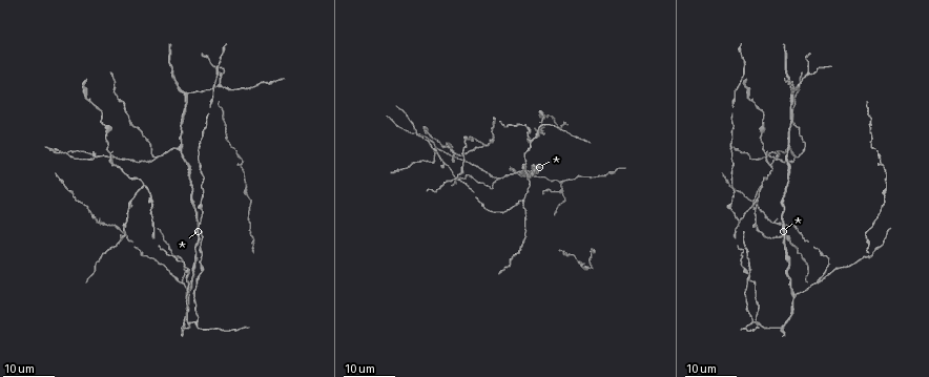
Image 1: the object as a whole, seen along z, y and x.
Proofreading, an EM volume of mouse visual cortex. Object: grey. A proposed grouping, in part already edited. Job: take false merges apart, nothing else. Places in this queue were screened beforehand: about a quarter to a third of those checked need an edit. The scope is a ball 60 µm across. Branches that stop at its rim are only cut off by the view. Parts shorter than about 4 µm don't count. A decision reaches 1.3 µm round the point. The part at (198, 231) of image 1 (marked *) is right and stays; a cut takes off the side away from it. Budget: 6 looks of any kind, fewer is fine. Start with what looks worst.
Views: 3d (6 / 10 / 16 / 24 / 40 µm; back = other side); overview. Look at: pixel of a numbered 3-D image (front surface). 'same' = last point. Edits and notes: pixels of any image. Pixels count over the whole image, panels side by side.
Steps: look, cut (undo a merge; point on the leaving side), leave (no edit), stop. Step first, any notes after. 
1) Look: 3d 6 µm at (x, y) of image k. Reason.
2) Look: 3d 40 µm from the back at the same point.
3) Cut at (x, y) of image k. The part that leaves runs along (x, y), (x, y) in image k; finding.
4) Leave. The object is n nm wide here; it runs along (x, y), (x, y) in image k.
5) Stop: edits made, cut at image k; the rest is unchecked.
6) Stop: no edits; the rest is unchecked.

Look: 3d 24 µm at (772, 158) of image 1. Four-way junction.

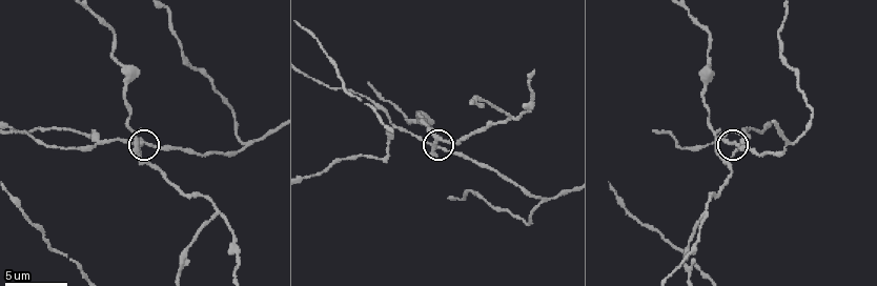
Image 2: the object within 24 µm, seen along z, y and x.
Look: 3d 10 µm at (733, 144) of image 2. Closer look.

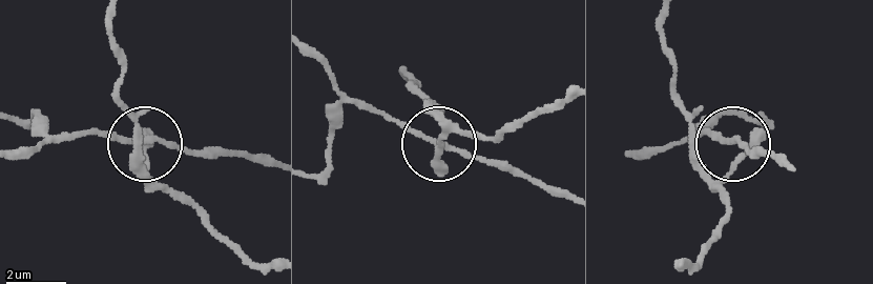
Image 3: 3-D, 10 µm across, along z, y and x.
Leave. The object is 170 nm wide here; it runs along (568, 199), (425, 139), (375, 108) in image 3; continuous, no second cell.

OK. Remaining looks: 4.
Look: 3d 16 µm at (514, 115) of image 2. Three arms meet.

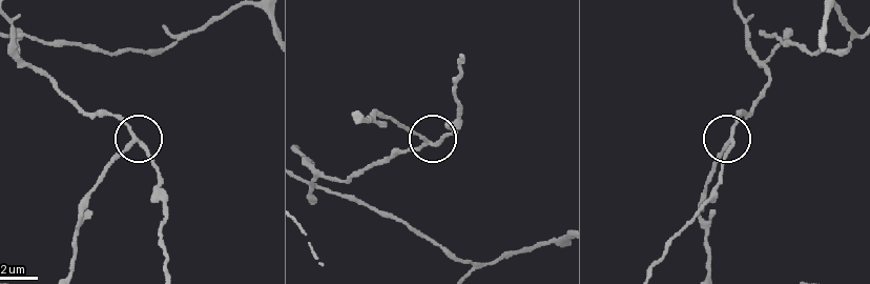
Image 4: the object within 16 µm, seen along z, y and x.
Cut at (114, 157) of image 4. The side arm is 14 µm long; 3 arms meet here; two cells meet here.

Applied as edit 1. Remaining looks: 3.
Look: 3d 10 µm at (247, 145) of image 2. A fork.

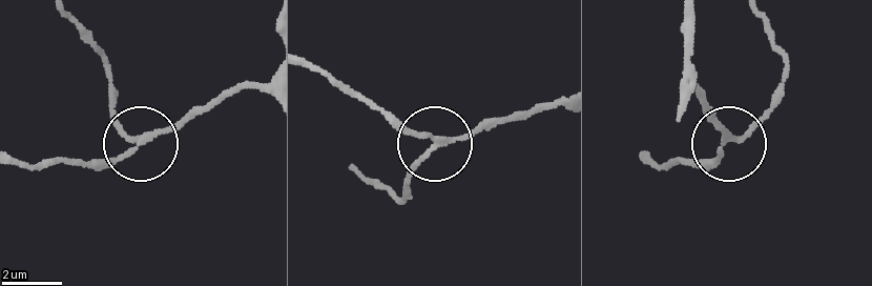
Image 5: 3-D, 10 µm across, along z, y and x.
Leave. 3 arms meet here; it runs along (561, 100), (435, 142), (413, 170), (406, 198) in image 5; all the same cell.

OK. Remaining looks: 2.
Stop: edits made, cut at image 4; the rest is unchecked.

